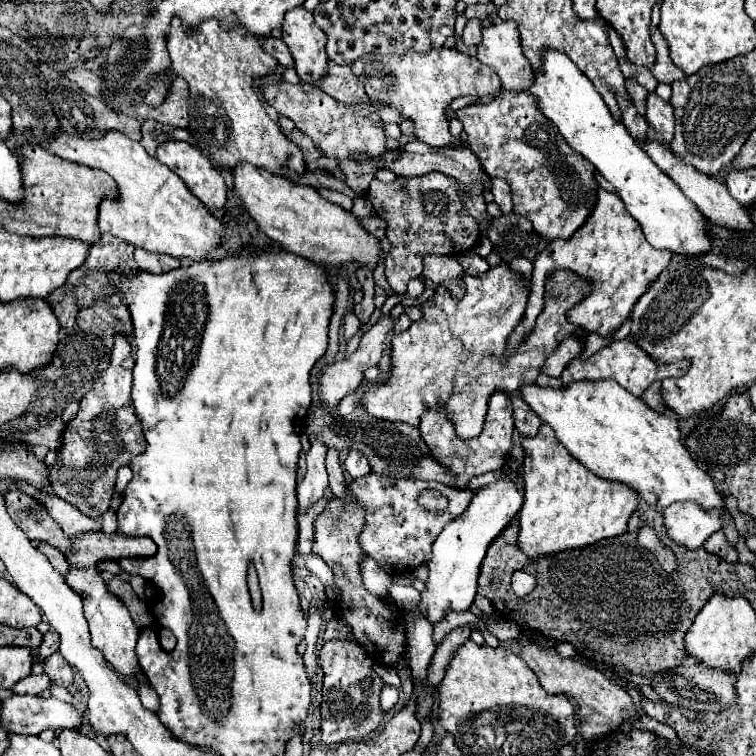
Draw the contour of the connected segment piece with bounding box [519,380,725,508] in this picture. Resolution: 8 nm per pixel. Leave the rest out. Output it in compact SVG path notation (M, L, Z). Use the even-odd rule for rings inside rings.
M581 380L577 384L571 382L569 386L561 388L525 384L519 388L519 394L535 410L535 414L555 430L557 440L571 452L571 456L575 456L593 474L607 480L625 482L629 488L637 490L639 496L651 506L665 508L673 502L695 500L705 508L725 508L723 498L715 490L713 478L697 466L687 448L681 444L677 420L649 408L641 396L633 396L615 380Z

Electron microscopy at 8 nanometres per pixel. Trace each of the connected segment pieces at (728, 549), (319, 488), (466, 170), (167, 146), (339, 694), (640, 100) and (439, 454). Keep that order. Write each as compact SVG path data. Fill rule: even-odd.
M721 530L715 532L715 534L711 534L711 536L707 538L707 542L703 544L703 548L705 548L707 552L713 552L713 554L725 558L727 562L737 562L737 558L739 558L739 556L737 556L737 548L729 544L727 536L721 534Z
M313 440L307 452L307 474L297 484L299 512L305 512L317 500L321 500L325 494L325 488L329 486L327 472L325 472L325 454L327 454L327 448L323 446L323 442Z
M413 140L413 142L409 142L409 144L405 144L405 146L399 148L399 156L395 160L383 160L383 154L381 154L381 156L363 158L359 162L373 162L373 160L377 160L379 164L383 164L383 168L391 170L397 176L423 176L423 174L429 174L429 172L437 170L437 172L453 176L453 178L457 178L459 182L465 182L465 184L469 184L469 182L489 184L489 178L485 176L481 164L477 160L477 156L469 148L461 148L461 146L459 148L431 148L431 146L423 144L423 142Z
M169 140L157 148L155 158L167 164L191 190L191 194L203 202L211 212L221 210L227 200L227 186L221 172L187 142Z
M349 640L325 642L319 658L325 674L321 702L321 744L329 748L333 744L365 738L385 720L385 712L379 704L383 680L373 672L373 660L363 646Z
M627 80L627 82L625 82L625 88L627 88L629 96L633 98L633 104L637 106L639 114L645 116L646 100L647 96L649 96L649 92L647 92L643 86L639 86L637 82L631 82L631 80Z
M495 392L491 396L483 432L471 440L463 440L455 434L455 428L443 410L425 410L421 424L419 424L419 432L421 432L423 440L427 442L431 454L457 476L457 488L465 488L473 476L479 476L479 474L485 474L491 470L499 470L505 466L505 460L513 448L513 440L511 440L511 434L513 434L511 398L507 392Z

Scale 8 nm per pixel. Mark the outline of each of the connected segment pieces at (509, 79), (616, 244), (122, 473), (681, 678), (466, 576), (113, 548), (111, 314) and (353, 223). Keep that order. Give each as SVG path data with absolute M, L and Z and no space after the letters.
M499 20L495 24L485 26L483 40L477 46L477 60L491 66L497 72L505 90L523 92L523 86L527 86L527 78L531 78L531 72L533 72L529 60L521 52L519 32L517 32L517 24L513 20Z
M597 190L597 204L587 222L569 238L569 240L555 240L551 242L533 262L533 278L531 278L531 296L527 302L525 318L515 328L515 332L509 338L509 348L515 350L515 346L531 332L535 318L543 310L543 284L549 272L555 268L569 268L579 276L585 276L593 280L591 294L579 302L579 306L573 306L571 312L567 312L569 320L577 326L583 326L587 332L597 332L601 336L613 334L631 314L635 302L639 296L643 296L643 290L661 274L663 268L667 268L673 252L669 250L657 250L653 248L639 230L639 224L623 210L623 202L619 202L619 196L613 192Z
M123 466L123 468L119 468L119 474L117 474L117 484L115 484L115 492L123 492L125 490L125 486L129 484L129 480L133 478L133 474L131 474L131 468L129 466Z
M691 664L691 666L679 666L673 670L667 670L667 674L657 674L651 678L651 688L669 704L683 706L689 710L707 710L707 712L721 712L729 708L735 702L735 676L727 674L723 670L713 670L703 664Z
M497 480L483 490L475 492L475 498L471 500L469 508L449 522L443 532L437 536L433 544L433 558L429 560L429 578L425 582L425 590L421 592L419 610L423 610L423 616L431 624L439 624L449 610L465 612L475 600L477 592L477 576L479 566L485 558L489 542L501 534L501 530L517 516L517 512L523 506L523 492L517 484L517 480Z
M95 532L87 534L87 538L75 538L75 542L79 542L79 554L73 550L71 554L65 554L69 566L95 566L99 558L149 558L157 552L157 546L149 536L127 536L119 532Z
M119 296L99 300L99 302L95 302L93 308L81 310L77 314L77 324L83 332L103 336L107 352L113 348L113 336L115 334L127 334L127 336L133 334L129 310L119 300Z
M239 162L231 174L233 194L273 242L315 264L339 266L345 262L359 262L361 266L375 268L381 254L377 238L367 234L351 212L345 212L337 204L321 198L315 188L293 184L283 176L271 174L247 162Z

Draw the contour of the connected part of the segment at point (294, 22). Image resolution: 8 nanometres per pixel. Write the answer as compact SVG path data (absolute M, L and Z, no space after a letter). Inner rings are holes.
M297 6L285 14L283 20L283 42L289 46L291 56L295 60L295 70L301 82L317 84L323 78L323 70L327 70L327 54L325 54L325 32L315 26L313 14L303 6Z

